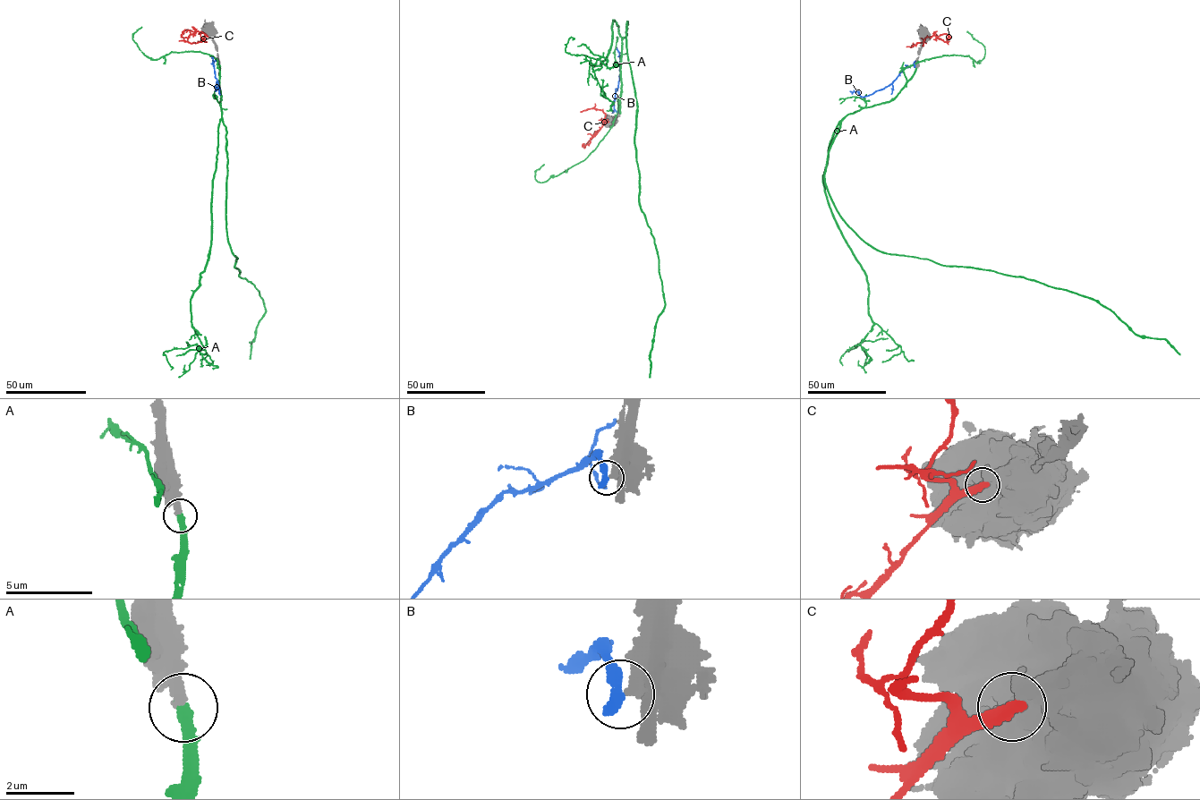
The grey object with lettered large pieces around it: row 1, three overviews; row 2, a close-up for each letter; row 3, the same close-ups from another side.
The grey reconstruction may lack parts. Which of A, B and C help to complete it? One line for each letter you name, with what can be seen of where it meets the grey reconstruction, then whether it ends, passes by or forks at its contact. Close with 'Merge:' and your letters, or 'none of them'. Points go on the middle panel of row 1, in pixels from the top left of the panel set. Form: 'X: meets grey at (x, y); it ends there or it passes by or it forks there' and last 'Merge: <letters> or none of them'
A: meets grey at (620, 113); it ends there
Merge: A

